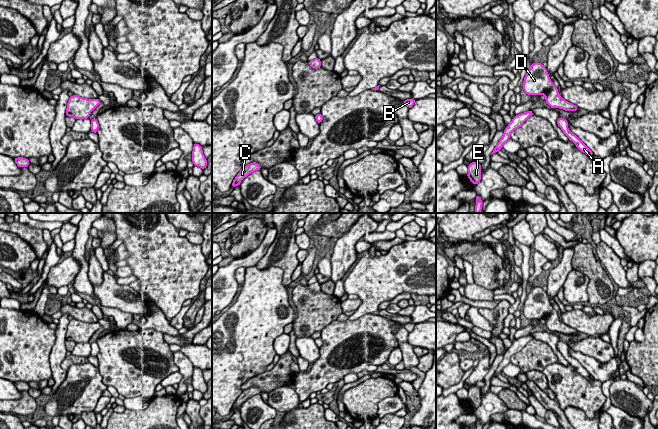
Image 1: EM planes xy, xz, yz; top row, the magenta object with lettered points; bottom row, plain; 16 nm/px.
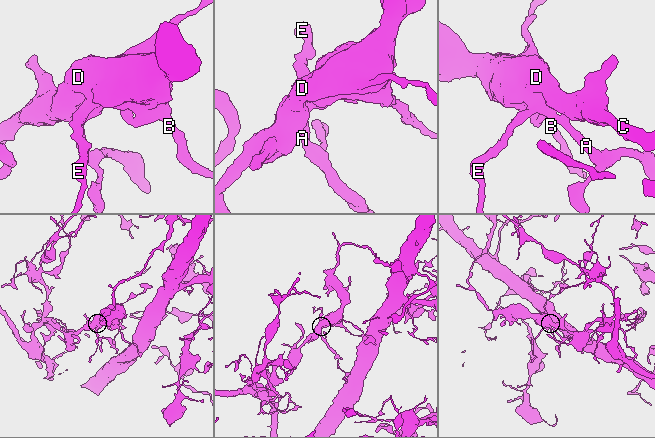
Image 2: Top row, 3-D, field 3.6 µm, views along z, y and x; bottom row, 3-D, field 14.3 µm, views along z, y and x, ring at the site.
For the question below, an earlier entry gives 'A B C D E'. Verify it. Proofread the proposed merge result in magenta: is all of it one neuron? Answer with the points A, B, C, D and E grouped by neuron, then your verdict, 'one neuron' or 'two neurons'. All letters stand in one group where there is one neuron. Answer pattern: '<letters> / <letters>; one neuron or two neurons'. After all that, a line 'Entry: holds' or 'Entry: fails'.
A B C D E; one neuron
Entry: holds

